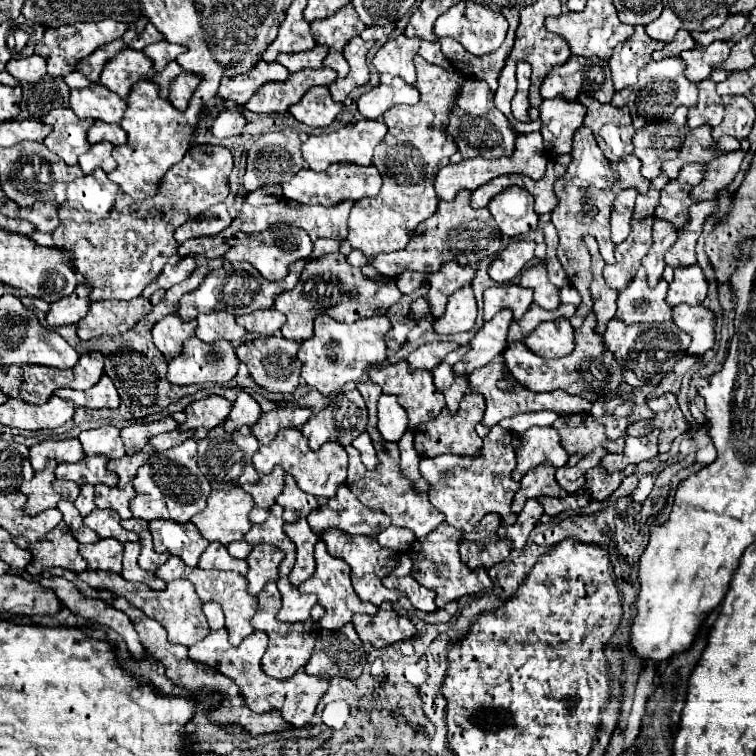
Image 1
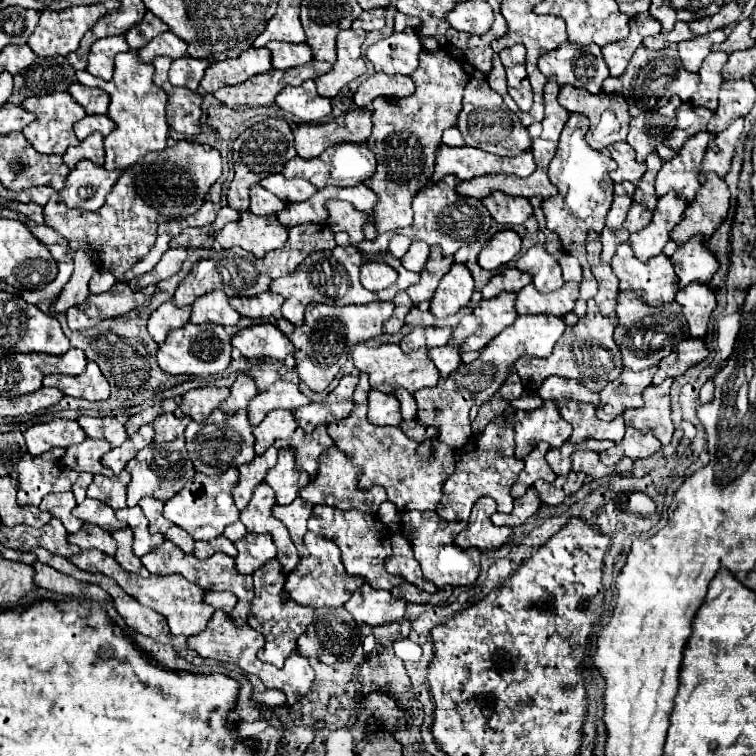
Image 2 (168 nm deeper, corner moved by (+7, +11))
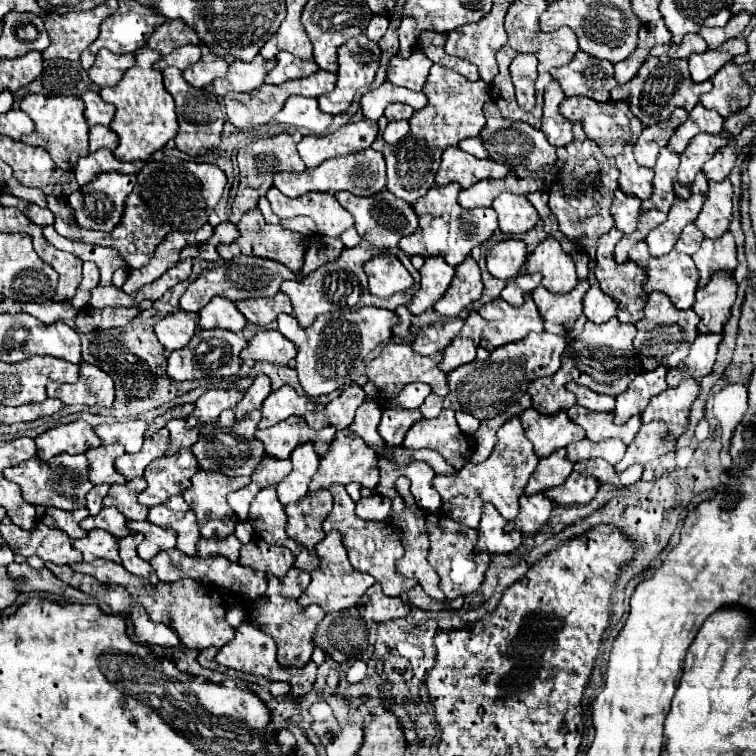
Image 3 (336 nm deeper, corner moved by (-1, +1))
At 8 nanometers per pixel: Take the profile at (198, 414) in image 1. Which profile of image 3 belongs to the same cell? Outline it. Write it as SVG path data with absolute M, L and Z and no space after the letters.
M207 390L197 402L193 416L203 422L215 422L225 408L235 408L237 402L243 398L243 392L231 390Z

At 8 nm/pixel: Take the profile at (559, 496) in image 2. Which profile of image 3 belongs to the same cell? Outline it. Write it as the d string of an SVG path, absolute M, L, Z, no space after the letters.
M571 472L569 478L557 486L547 490L545 494L557 504L557 506L577 506L577 504L587 504L599 488L599 482L591 476L583 476L579 472Z

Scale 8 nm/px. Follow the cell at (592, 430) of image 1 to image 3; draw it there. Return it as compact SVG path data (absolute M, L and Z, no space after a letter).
M583 406L569 408L567 416L575 424L579 424L587 432L587 438L593 442L607 440L607 438L619 438L625 444L631 444L641 426L641 416L633 416L627 424L615 425L613 412L593 412Z

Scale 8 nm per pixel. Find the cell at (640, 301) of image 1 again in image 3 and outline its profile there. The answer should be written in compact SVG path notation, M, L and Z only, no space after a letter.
M637 242L629 258L647 270L645 290L667 294L679 310L693 306L699 272L695 270L691 256L673 250L667 256L657 258L647 250L645 242Z

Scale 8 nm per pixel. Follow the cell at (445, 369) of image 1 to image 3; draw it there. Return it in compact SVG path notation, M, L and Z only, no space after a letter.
M473 312L469 314L469 318L465 320L465 326L461 328L461 332L451 340L451 346L447 346L447 350L443 352L443 360L439 362L439 368L443 372L451 372L457 366L463 366L471 360L475 360L475 352L479 346L479 328L473 326L481 326L477 322L479 316L475 316Z

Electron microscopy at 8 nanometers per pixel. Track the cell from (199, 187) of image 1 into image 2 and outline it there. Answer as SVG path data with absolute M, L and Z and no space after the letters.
M177 140L171 148L167 146L163 152L149 152L147 156L143 156L143 160L125 170L119 176L115 188L109 192L103 208L99 208L97 212L69 210L63 204L63 198L55 194L45 206L45 224L57 230L69 242L71 250L87 252L95 260L97 268L105 272L127 272L139 260L143 260L143 256L147 256L147 252L153 248L157 226L161 224L159 216L167 216L167 220L181 220L195 214L197 208L205 202L205 194L217 182L219 176L221 176L221 152L217 148L189 140Z

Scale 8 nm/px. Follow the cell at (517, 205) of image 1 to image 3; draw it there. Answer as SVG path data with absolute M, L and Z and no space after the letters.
M503 192L499 198L495 198L493 210L499 214L499 228L505 234L527 232L539 220L539 214L531 202L511 192Z

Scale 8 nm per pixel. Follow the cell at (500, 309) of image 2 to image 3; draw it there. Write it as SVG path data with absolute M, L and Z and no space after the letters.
M525 294L525 302L519 308L507 304L503 298L495 298L477 312L487 320L481 334L481 346L489 352L507 342L519 342L529 332L543 332L543 318L531 294Z

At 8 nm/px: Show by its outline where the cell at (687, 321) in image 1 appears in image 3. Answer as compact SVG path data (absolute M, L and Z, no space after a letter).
M719 270L713 274L707 286L697 288L697 300L693 304L695 314L699 314L701 334L721 334L725 322L731 316L731 306L735 302L737 282L733 274Z

